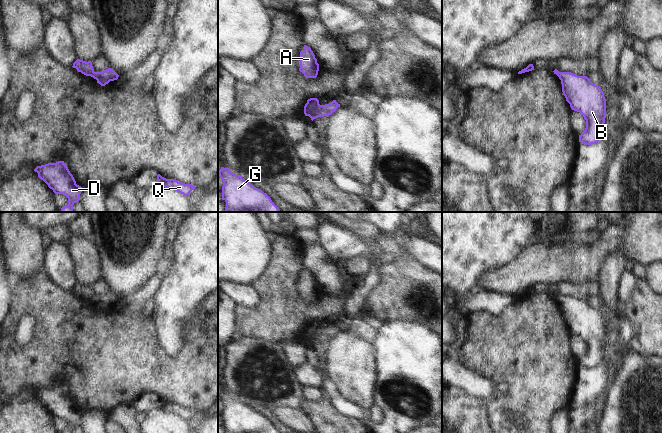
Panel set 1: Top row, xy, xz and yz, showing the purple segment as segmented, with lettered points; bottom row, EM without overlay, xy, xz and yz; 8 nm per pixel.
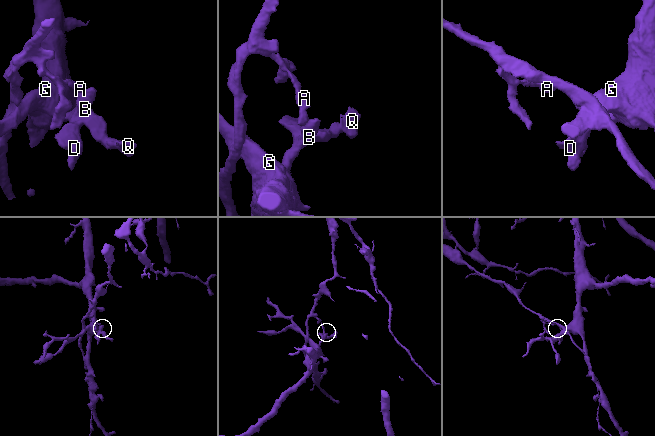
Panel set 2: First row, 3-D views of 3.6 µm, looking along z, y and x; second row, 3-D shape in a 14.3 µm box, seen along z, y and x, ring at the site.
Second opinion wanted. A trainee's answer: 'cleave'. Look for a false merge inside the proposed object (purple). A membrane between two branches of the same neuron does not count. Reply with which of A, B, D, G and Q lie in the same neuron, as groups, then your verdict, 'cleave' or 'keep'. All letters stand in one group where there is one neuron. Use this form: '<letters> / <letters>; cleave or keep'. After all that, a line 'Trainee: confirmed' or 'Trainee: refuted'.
A / B D G Q; cleave
Trainee: confirmed

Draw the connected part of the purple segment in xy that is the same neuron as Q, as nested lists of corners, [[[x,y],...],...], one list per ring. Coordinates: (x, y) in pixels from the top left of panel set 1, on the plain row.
[[[160,398],[157,399],[157,408],[169,414],[175,414],[184,420],[189,420],[190,416],[196,412],[191,408],[184,408],[174,403],[166,403]]]

